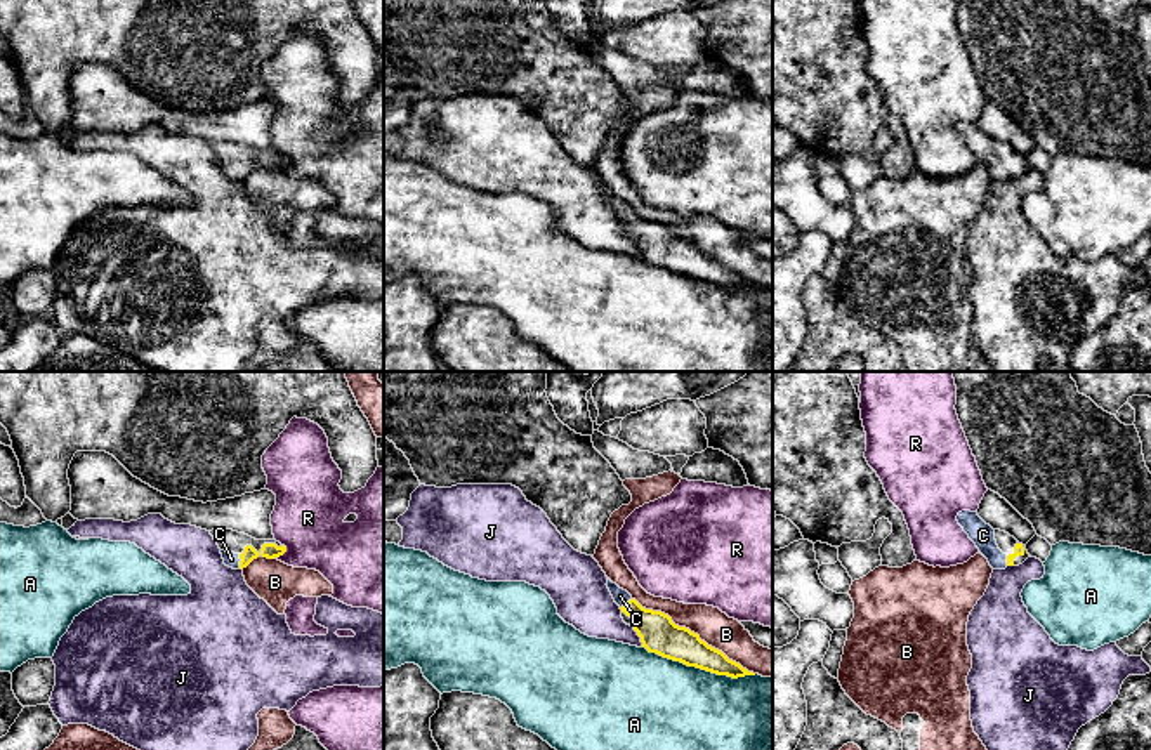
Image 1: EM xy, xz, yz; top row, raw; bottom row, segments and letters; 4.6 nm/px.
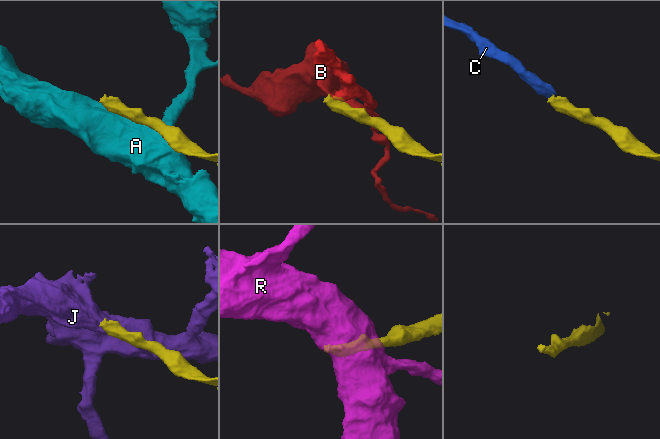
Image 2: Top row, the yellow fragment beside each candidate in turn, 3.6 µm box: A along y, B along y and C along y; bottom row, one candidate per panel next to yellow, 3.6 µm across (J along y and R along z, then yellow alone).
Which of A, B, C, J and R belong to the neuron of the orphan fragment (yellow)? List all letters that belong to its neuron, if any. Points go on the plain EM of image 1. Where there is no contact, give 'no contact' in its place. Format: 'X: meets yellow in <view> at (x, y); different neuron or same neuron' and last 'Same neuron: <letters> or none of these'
A: meets yellow in xz at (698, 278); different neuron
B: meets yellow in xz at (693, 243); different neuron
C: meets yellow in xy at (240, 172); same neuron
J: meets yellow in xz at (637, 245); different neuron
R: meets yellow in xy at (282, 165); different neuron
Same neuron: C

